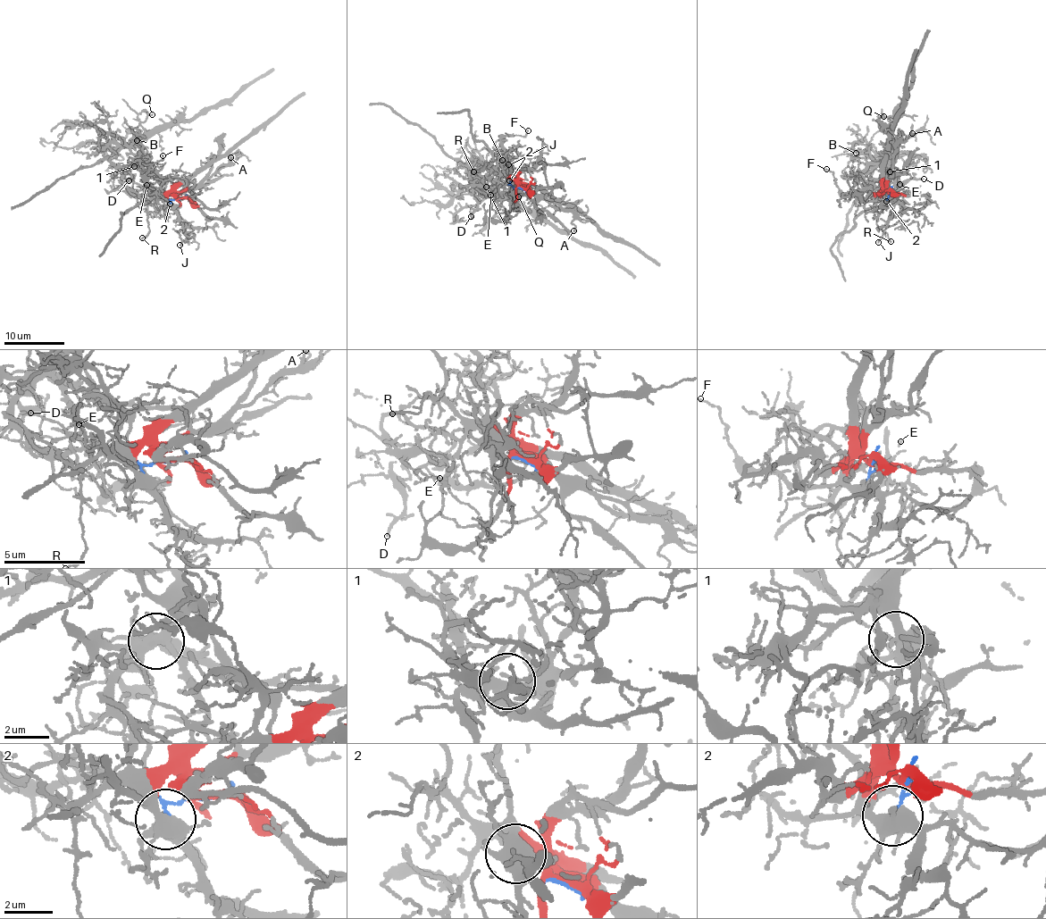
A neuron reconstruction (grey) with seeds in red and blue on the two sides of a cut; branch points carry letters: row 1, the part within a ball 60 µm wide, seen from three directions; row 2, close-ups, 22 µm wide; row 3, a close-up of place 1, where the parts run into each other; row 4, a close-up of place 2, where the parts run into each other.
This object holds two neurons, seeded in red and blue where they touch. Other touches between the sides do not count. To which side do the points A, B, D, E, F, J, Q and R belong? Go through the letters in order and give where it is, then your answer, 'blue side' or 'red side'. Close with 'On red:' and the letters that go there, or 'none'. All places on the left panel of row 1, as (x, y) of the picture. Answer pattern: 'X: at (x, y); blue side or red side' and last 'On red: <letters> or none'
A: at (230, 157); red side
B: at (137, 140); blue side
D: at (129, 180); blue side
E: at (146, 185); blue side
F: at (163, 155); red side
J: at (179, 245); red side
Q: at (152, 114); blue side
R: at (142, 238); red side
On red: A, F, J, R

